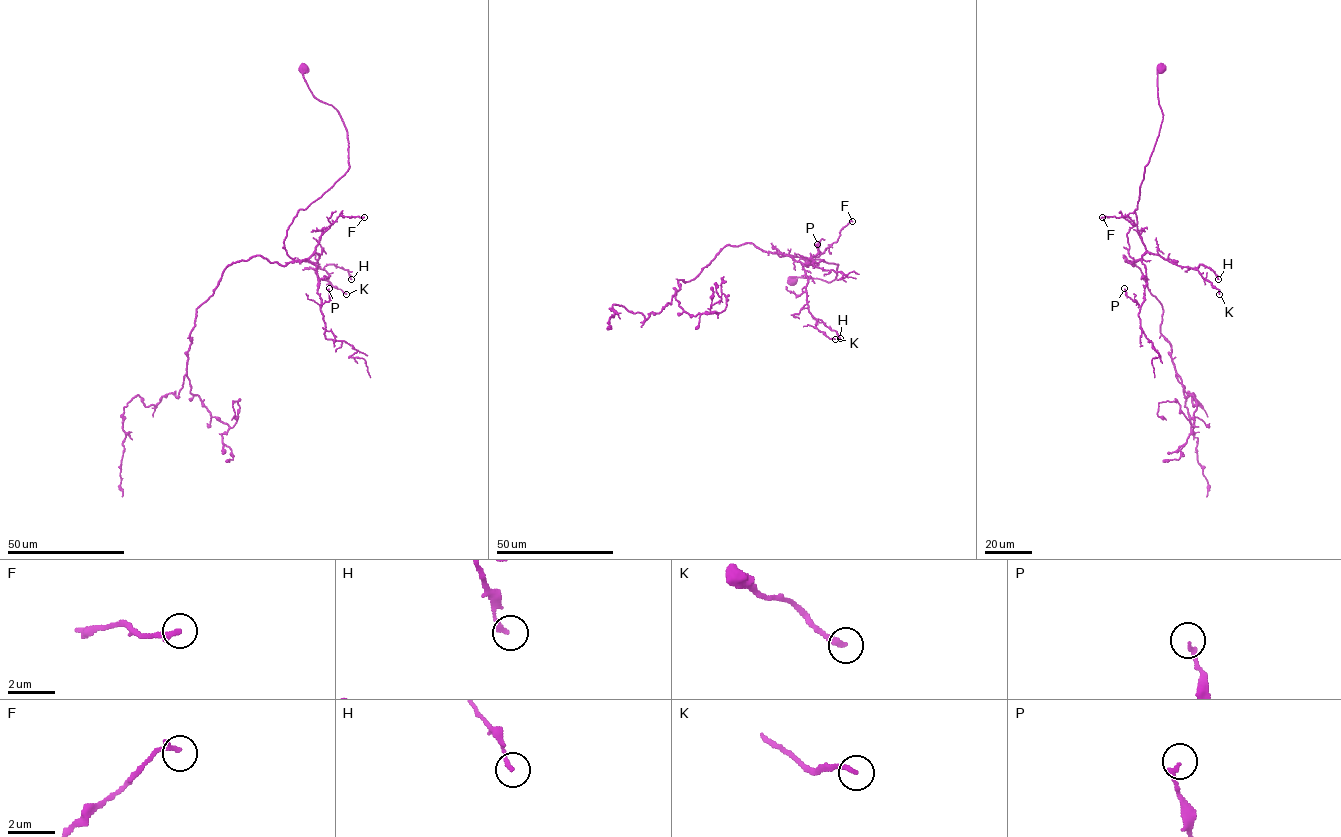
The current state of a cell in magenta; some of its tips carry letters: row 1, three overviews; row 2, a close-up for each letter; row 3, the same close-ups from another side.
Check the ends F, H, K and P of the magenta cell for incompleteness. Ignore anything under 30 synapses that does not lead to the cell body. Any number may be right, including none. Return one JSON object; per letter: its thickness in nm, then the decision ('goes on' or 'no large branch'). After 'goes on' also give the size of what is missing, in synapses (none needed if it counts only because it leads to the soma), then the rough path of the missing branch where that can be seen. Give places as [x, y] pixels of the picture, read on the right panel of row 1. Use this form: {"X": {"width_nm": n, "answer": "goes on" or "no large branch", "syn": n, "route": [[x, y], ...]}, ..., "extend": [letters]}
{"F": {"width_nm": 200, "answer": "goes on", "syn": 60, "route": [[1102, 217], [1092, 214], [1079, 220], [1056, 218], [1044, 211], [1029, 216], [1014, 216]]}, "H": {"width_nm": 180, "answer": "no large branch"}, "K": {"width_nm": 200, "answer": "no large branch"}, "P": {"width_nm": 190, "answer": "no large branch"}, "extend": ["F"]}

